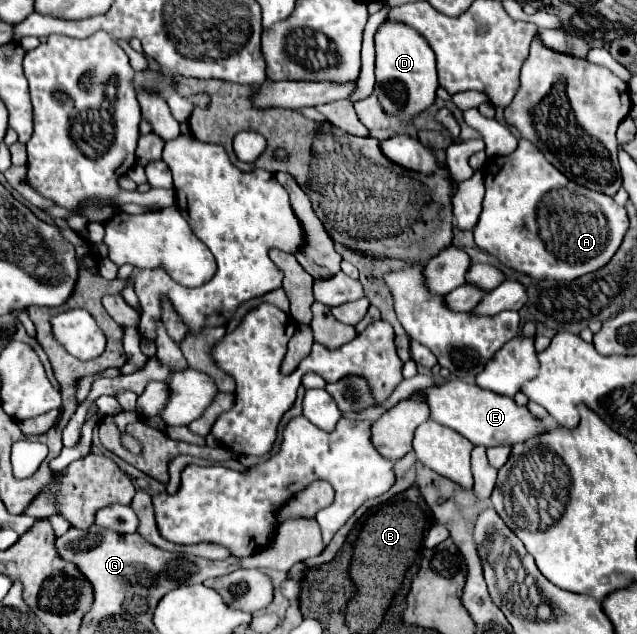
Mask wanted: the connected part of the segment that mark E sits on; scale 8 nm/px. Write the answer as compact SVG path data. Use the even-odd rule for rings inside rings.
M460 380L446 382L426 390L426 400L430 406L430 418L442 426L448 426L462 436L466 436L474 446L514 446L518 442L526 442L534 434L542 434L550 430L544 422L530 414L526 406L518 406L514 398L498 396L490 390L482 390L476 384L466 384Z

